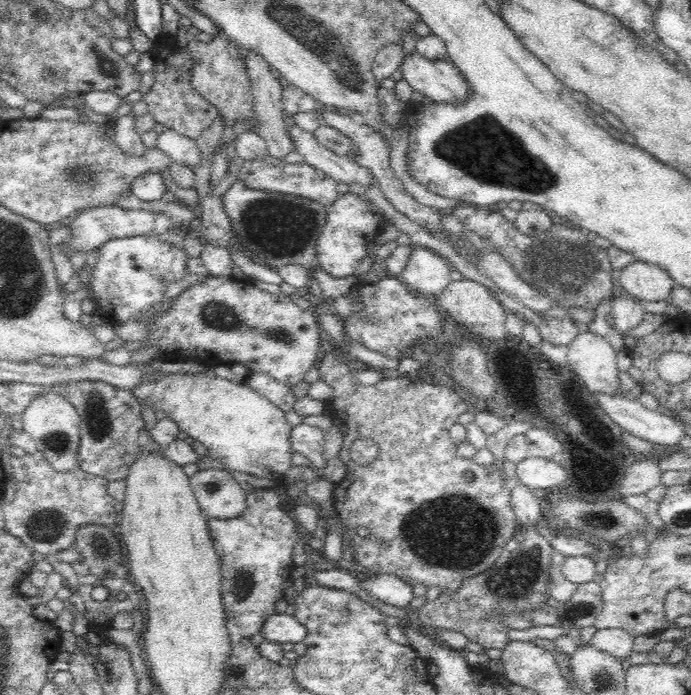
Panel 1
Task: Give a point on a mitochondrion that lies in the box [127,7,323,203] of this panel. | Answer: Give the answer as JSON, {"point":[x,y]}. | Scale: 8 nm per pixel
{"point":[293,183]}

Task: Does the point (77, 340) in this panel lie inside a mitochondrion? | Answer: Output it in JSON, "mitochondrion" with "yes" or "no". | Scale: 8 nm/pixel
{"mitochondrion":"no"}

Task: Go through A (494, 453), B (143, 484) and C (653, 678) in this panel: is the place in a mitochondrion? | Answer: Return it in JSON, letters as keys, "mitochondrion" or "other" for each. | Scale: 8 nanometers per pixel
{"A":"other","B":"other","C":"other"}

